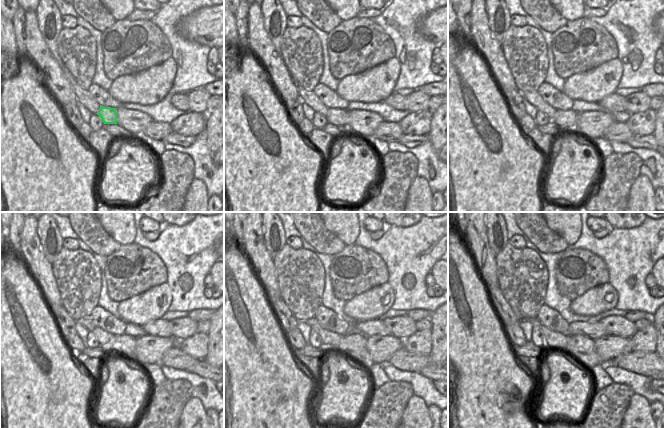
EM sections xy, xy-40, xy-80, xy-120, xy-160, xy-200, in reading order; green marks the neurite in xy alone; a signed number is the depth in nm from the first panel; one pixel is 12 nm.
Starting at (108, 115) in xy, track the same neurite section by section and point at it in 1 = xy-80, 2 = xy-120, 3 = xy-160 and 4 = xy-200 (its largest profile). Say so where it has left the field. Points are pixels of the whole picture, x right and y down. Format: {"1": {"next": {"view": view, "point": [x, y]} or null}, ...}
{"1": {"next": {"view": "xy-80", "point": [568, 119]}}, "2": {"next": {"view": "xy-120", "point": [124, 344]}}, "3": {"next": {"view": "xy-160", "point": [354, 345]}}, "4": {"next": {"view": "xy-200", "point": [582, 348]}}}

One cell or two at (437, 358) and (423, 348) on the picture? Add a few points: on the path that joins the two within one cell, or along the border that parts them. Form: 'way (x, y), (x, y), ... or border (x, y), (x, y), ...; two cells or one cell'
border (431, 330), (431, 352), (429, 354); two cells

